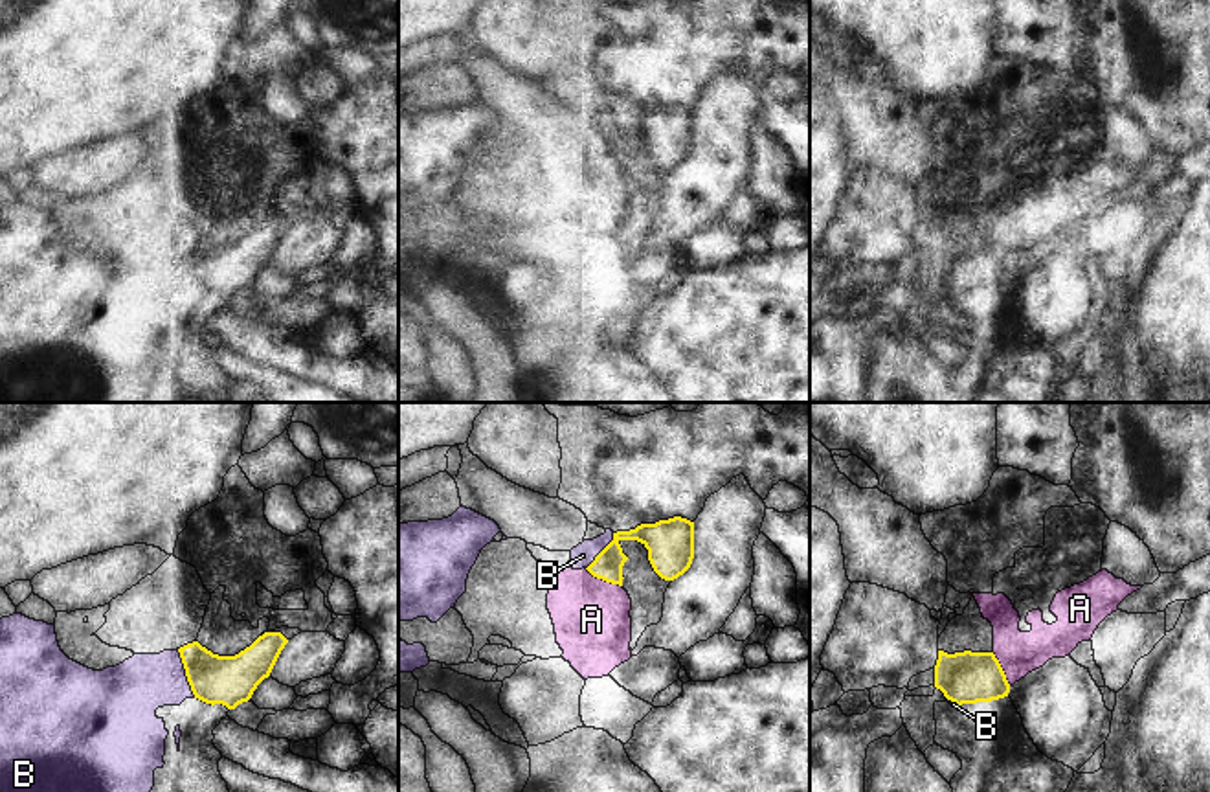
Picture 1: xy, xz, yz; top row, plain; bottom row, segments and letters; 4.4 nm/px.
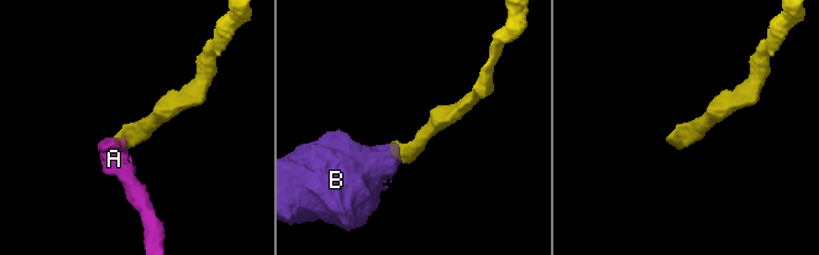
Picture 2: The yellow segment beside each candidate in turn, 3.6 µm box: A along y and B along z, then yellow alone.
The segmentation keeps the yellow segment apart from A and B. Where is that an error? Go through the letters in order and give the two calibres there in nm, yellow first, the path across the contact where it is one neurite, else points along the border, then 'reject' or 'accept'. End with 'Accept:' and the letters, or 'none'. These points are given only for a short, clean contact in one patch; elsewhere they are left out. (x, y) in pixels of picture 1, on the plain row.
A: calibres 130 and 340 nm; border xz (584, 157), (621, 175); reject
B: calibres 220 and 260 nm; way xy (230, 269), (186, 261), (144, 271), (133, 280); accept
Accept: B

